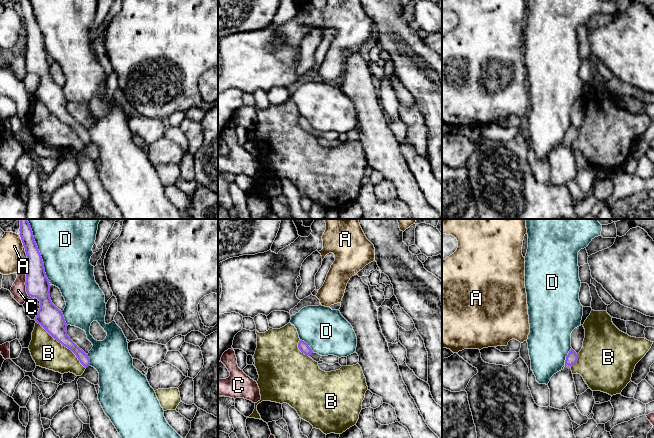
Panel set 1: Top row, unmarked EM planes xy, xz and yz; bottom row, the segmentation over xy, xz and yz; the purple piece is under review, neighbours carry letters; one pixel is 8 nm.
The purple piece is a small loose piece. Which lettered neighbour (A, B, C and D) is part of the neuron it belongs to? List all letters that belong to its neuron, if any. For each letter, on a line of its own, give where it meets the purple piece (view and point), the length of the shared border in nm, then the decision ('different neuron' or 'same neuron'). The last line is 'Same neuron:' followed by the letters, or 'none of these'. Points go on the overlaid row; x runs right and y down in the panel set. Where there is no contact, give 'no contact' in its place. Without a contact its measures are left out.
A: contact xy (21, 239); length 120 nm; different neuron
B: contact xy (62, 344); length 550 nm; different neuron
C: contact xy (25, 282); length 240 nm; different neuron
D: contact xy (39, 252); length 550 nm; different neuron
Same neuron: none of these

